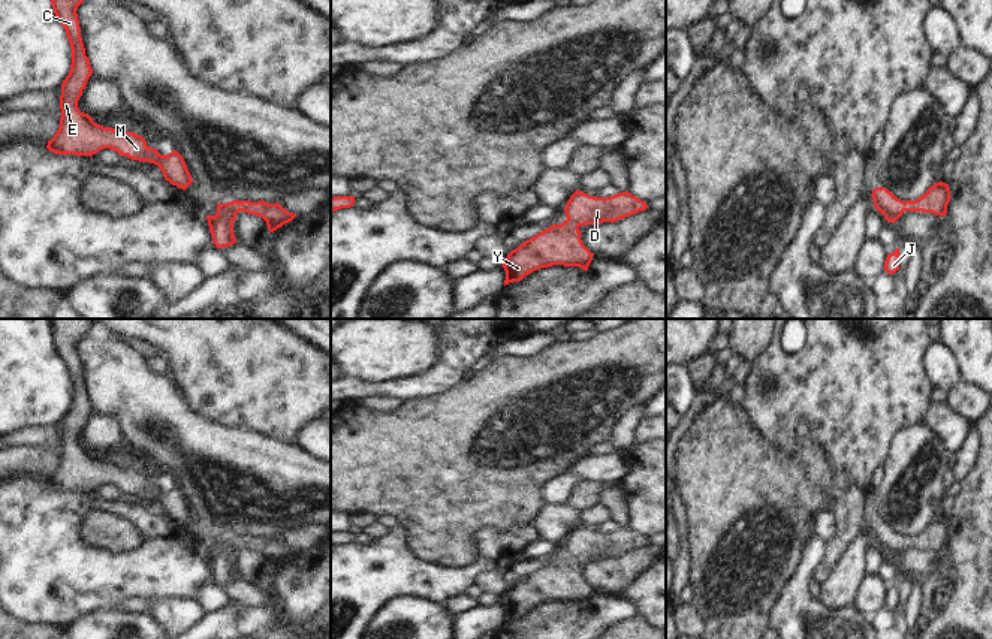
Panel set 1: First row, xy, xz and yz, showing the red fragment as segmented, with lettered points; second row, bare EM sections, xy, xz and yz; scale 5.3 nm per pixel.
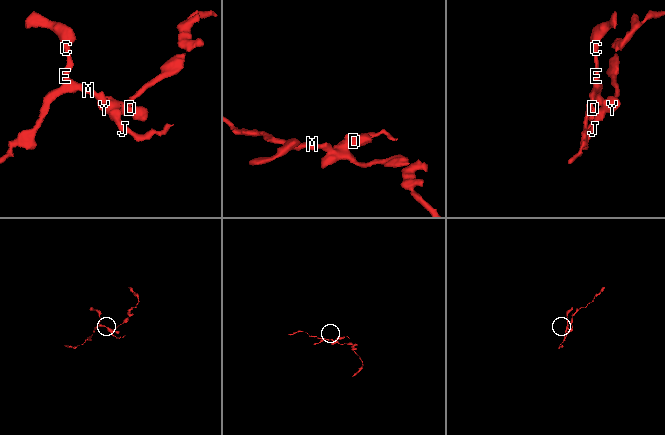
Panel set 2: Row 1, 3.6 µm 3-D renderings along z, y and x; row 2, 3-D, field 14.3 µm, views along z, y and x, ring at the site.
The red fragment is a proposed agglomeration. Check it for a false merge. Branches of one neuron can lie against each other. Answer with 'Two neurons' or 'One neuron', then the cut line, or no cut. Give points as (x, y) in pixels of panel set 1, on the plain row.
One neuron. No split

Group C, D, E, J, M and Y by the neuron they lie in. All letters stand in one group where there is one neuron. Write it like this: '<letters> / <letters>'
C D E J M Y

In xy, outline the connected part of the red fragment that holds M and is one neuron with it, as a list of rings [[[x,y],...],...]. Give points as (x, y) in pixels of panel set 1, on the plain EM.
[[[49,319],[49,323],[54,349],[64,362],[72,383],[72,400],[61,419],[60,462],[54,473],[48,476],[46,483],[55,489],[90,492],[103,483],[111,483],[132,495],[157,500],[166,516],[186,525],[193,515],[178,486],[174,485],[162,491],[156,483],[150,483],[141,470],[103,462],[94,458],[88,449],[79,446],[78,435],[93,404],[90,394],[85,391],[76,344],[84,335],[99,328],[94,319]]]

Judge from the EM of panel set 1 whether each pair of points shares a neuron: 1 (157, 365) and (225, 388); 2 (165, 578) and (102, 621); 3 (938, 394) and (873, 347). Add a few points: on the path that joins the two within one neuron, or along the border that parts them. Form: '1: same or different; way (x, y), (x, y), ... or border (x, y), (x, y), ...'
1: different; border (162, 355), (168, 364), (168, 373)
2: different; border (112, 606), (90, 609), (78, 617)
3: different; border (934, 388), (931, 400)

